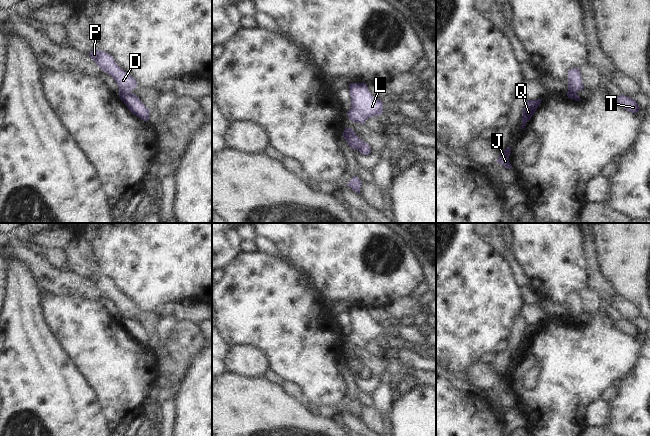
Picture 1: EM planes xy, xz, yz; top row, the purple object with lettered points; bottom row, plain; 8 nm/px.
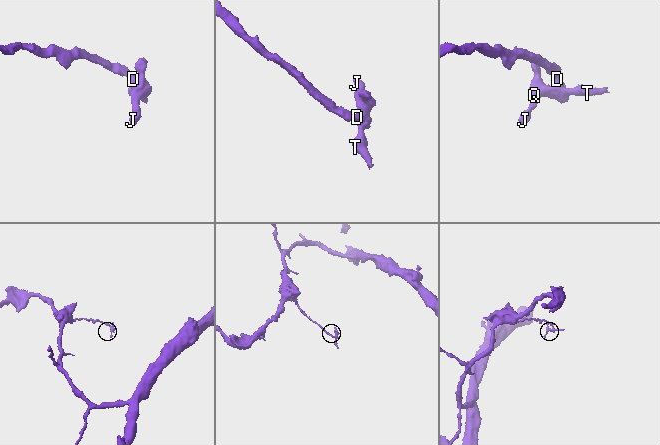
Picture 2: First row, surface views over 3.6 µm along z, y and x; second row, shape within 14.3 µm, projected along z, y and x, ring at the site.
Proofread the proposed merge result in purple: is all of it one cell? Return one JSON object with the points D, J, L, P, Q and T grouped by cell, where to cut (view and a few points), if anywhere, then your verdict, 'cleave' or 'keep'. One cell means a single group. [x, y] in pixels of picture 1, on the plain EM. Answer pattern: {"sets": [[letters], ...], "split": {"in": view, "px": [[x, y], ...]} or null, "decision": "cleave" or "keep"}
{"sets": [["D", "P"], ["J", "L", "Q", "T"]], "split": {"in": "xy", "px": [[129, 315], [119, 317]]}, "decision": "cleave"}

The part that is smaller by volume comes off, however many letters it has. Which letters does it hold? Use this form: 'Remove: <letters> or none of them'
Remove: J, L, Q, T

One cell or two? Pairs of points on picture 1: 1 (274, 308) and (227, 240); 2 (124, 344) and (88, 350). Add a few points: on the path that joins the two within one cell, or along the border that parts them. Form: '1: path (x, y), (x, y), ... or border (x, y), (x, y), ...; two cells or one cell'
1: border (242, 251), (222, 268); two cells
2: path (115, 350), (97, 350); one cell

